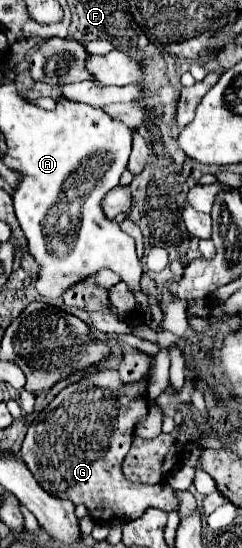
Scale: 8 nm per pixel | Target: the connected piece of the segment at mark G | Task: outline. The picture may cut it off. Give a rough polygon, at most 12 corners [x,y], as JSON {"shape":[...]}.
{"shape":[[97,369],[29,425],[21,457],[95,521],[177,509],[121,473],[147,379]]}

